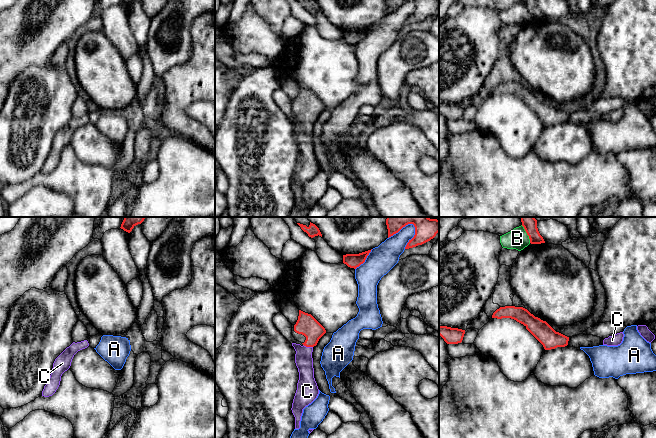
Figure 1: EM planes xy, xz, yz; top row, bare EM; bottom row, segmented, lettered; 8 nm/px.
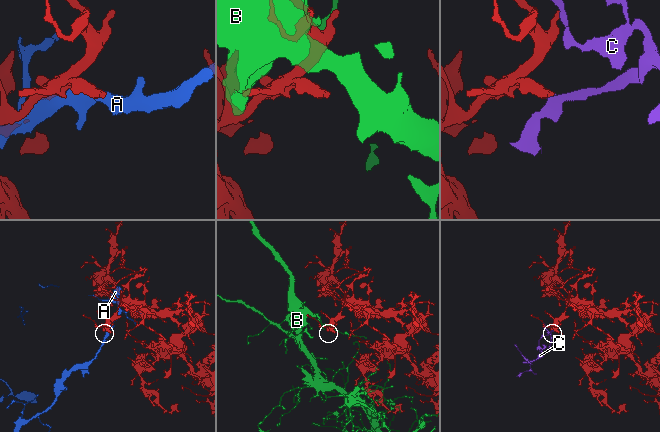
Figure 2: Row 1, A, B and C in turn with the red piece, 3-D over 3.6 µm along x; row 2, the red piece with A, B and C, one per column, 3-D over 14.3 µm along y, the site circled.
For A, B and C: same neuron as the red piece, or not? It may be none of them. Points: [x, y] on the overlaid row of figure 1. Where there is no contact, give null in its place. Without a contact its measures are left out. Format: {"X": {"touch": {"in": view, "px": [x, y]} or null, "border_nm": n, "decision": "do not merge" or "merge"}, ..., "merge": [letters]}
{"A": {"touch": {"in": "xz", "px": [401, 228]}, "border_nm": 240, "decision": "do not merge"}, "B": {"touch": {"in": "yz", "px": [527, 234]}, "border_nm": 160, "decision": "do not merge"}, "C": {"touch": {"in": "xz", "px": [308, 346]}, "border_nm": 80, "decision": "merge"}, "merge": ["C"]}

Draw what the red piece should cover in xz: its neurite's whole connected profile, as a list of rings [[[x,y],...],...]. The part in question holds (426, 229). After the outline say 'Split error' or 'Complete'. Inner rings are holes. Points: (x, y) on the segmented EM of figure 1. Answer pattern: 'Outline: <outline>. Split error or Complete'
Outline: [[[387,217],[388,238],[398,233],[403,227],[413,224],[415,235],[409,240],[405,249],[422,245],[433,239],[439,232],[439,220],[429,217]]]. Complete

